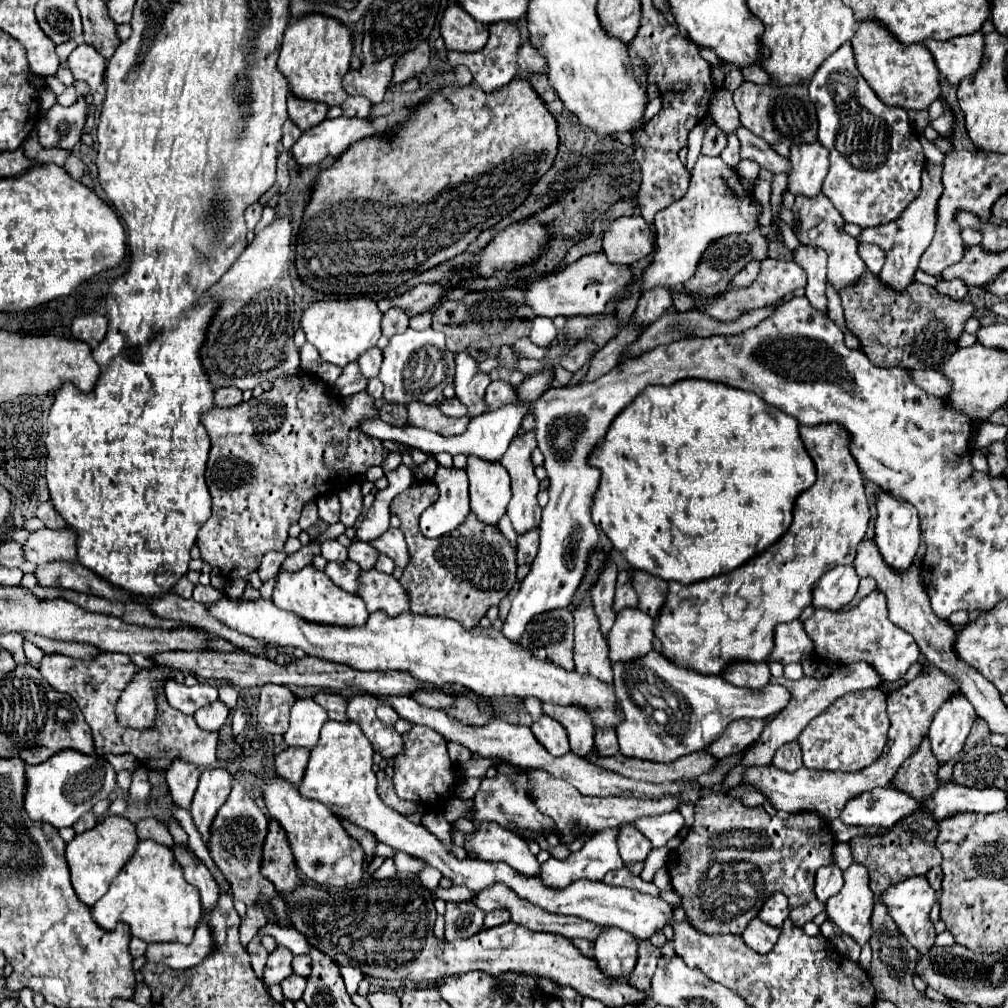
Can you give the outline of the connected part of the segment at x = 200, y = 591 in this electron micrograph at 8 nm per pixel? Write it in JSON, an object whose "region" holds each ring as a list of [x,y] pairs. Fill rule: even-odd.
{"region":[[[198,584],[194,590],[194,600],[202,602],[202,604],[214,604],[214,600],[218,600],[218,596],[226,596],[222,590],[216,590],[212,586],[202,586]]]}

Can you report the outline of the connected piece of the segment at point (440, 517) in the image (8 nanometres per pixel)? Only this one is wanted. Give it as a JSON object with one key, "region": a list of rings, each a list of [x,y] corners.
{"region":[[[438,466],[434,484],[440,490],[440,498],[420,516],[420,530],[426,538],[452,532],[470,514],[466,470]]]}

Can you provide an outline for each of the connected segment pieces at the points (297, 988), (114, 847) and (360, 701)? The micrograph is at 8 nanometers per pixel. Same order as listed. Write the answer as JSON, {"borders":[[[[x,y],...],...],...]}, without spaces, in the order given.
{"borders":[[[[292,974],[292,976],[288,976],[280,986],[282,986],[284,996],[286,996],[288,1000],[298,1002],[298,1000],[302,998],[304,988],[306,988],[306,978],[302,978],[302,976],[298,976],[298,974]]],[[[106,816],[96,828],[76,834],[72,842],[66,844],[66,860],[72,874],[72,886],[78,898],[92,908],[98,898],[102,898],[114,880],[114,876],[122,870],[122,866],[130,860],[138,846],[138,836],[134,824],[124,816]]],[[[354,696],[348,700],[348,718],[358,726],[368,728],[378,720],[378,716],[374,714],[374,706],[378,706],[378,700],[374,696]]]]}

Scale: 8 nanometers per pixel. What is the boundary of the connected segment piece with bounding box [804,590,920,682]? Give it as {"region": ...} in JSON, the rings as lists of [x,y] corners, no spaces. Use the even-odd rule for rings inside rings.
{"region":[[[878,590],[862,598],[860,604],[856,604],[848,612],[814,610],[814,614],[804,622],[804,630],[814,644],[816,658],[836,660],[836,664],[866,662],[878,672],[882,680],[888,682],[900,680],[908,672],[908,668],[920,658],[920,650],[914,638],[888,620],[886,598]]]}

